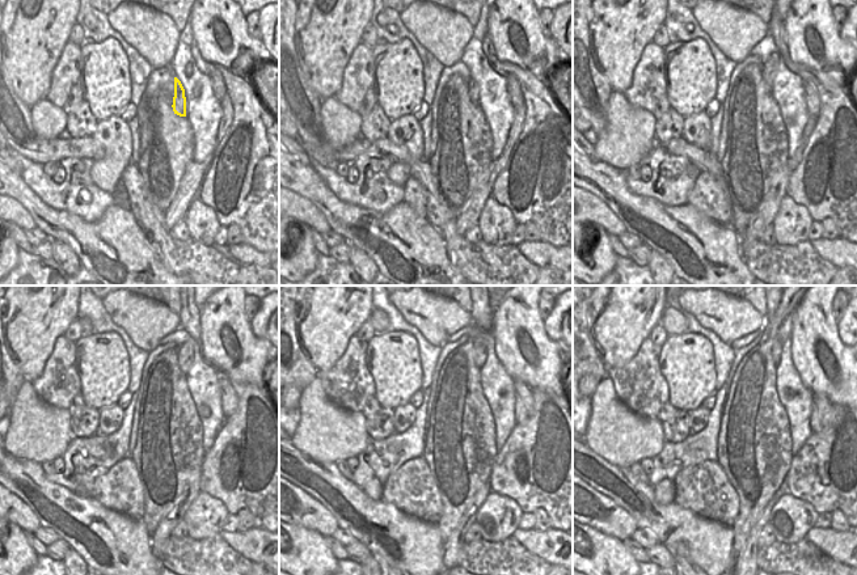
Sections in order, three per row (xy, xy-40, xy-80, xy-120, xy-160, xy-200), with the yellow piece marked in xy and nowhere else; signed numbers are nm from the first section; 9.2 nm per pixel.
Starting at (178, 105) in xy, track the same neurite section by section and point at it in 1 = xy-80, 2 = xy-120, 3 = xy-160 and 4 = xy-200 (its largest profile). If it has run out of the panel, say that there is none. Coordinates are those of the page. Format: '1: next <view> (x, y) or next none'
1: next xy-80 (768, 70)
2: next xy-120 (186, 351)
3: next xy-160 (482, 339)
4: next xy-200 (784, 332)

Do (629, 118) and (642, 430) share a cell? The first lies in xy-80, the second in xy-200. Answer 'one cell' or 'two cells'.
one cell

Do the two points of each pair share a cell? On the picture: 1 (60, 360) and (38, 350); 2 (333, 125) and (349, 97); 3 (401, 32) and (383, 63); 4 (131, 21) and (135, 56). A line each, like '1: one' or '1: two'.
1: two
2: two
3: two
4: two

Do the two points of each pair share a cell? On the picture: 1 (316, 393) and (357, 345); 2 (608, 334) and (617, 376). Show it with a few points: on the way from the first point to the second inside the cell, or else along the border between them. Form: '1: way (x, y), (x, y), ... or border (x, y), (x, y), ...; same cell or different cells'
1: border (316, 376), (324, 393), (338, 406), (343, 408); different cells
2: border (638, 347), (637, 352), (621, 367), (608, 368); different cells

